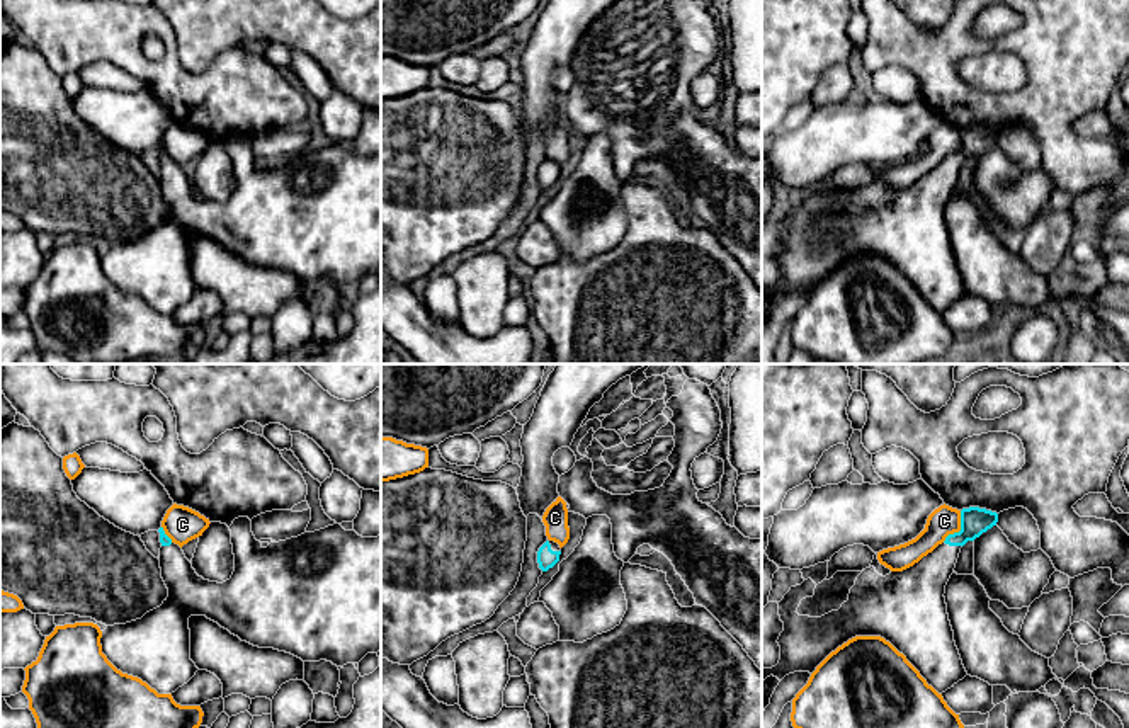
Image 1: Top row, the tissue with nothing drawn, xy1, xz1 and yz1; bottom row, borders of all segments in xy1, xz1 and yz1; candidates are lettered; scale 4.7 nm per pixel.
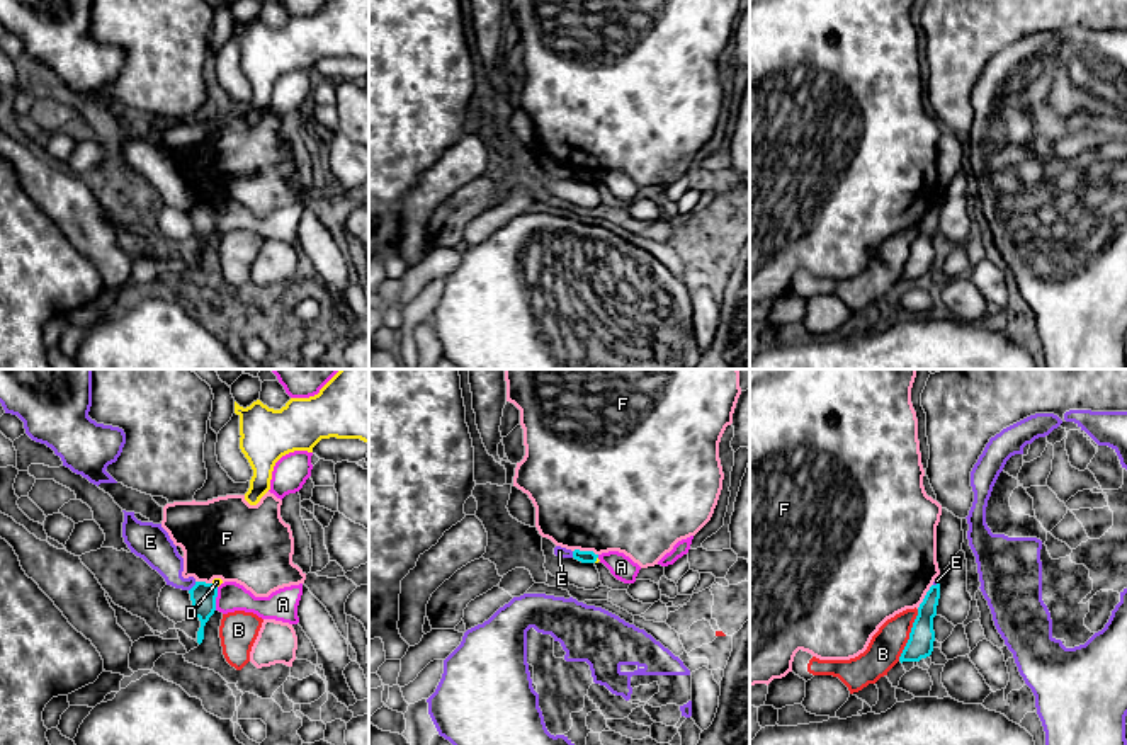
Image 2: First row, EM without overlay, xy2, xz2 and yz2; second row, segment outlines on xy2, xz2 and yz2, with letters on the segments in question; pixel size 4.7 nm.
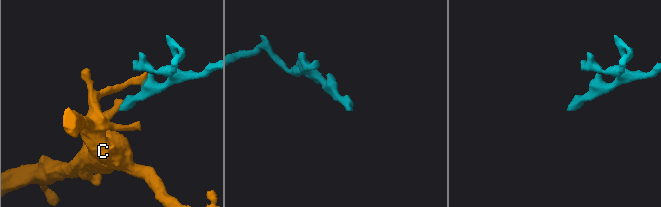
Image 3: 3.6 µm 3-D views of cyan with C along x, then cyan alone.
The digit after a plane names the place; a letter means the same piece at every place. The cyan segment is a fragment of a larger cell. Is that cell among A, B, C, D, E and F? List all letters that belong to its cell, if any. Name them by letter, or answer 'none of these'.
none of these

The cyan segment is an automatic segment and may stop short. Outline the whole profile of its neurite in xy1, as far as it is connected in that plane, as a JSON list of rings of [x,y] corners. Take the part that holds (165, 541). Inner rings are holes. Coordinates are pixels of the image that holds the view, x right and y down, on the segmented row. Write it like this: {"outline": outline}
{"outline": [[[248,517],[235,519],[230,531],[235,572],[230,580],[218,583],[199,577],[182,548],[165,534],[163,527],[158,529],[162,543],[158,560],[168,597],[141,619],[107,626],[102,631],[102,653],[117,670],[141,679],[158,694],[172,694],[187,684],[199,670],[190,660],[190,616],[206,616],[241,641],[286,651],[303,662],[326,660],[343,667],[359,663],[367,653],[381,650],[381,536],[362,537],[355,531],[345,531],[340,524],[333,524],[264,548],[255,539]]]}

